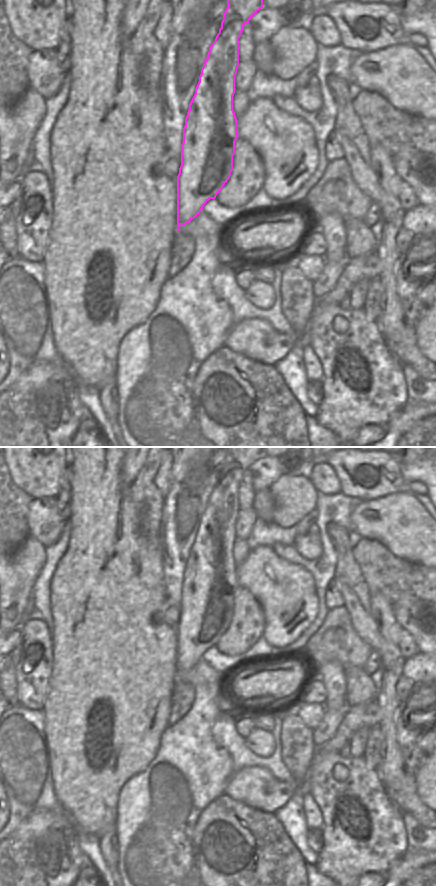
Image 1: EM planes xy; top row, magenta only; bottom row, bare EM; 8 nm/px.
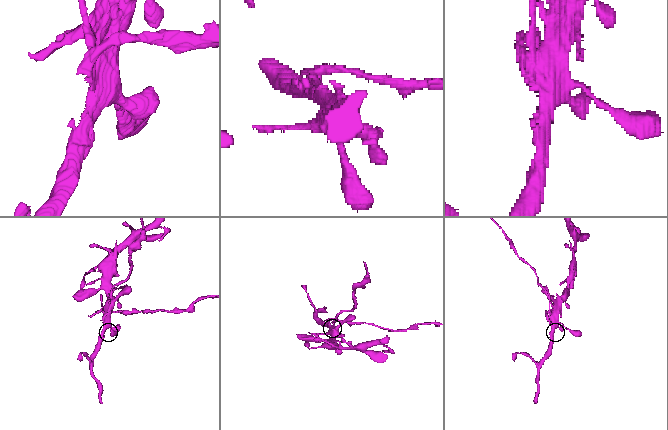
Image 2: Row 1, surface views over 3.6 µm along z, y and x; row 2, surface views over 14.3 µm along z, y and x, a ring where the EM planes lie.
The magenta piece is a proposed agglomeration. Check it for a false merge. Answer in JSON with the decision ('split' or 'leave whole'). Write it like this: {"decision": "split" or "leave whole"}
{"decision": "split"}

